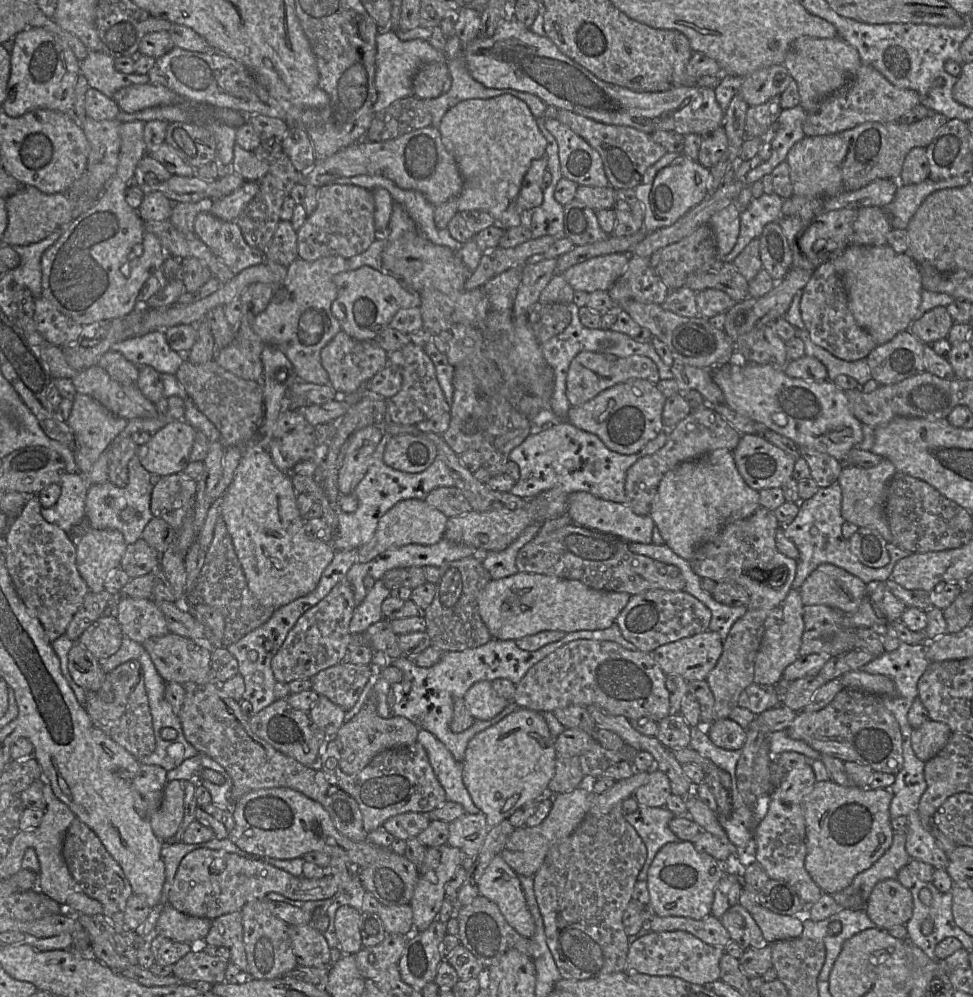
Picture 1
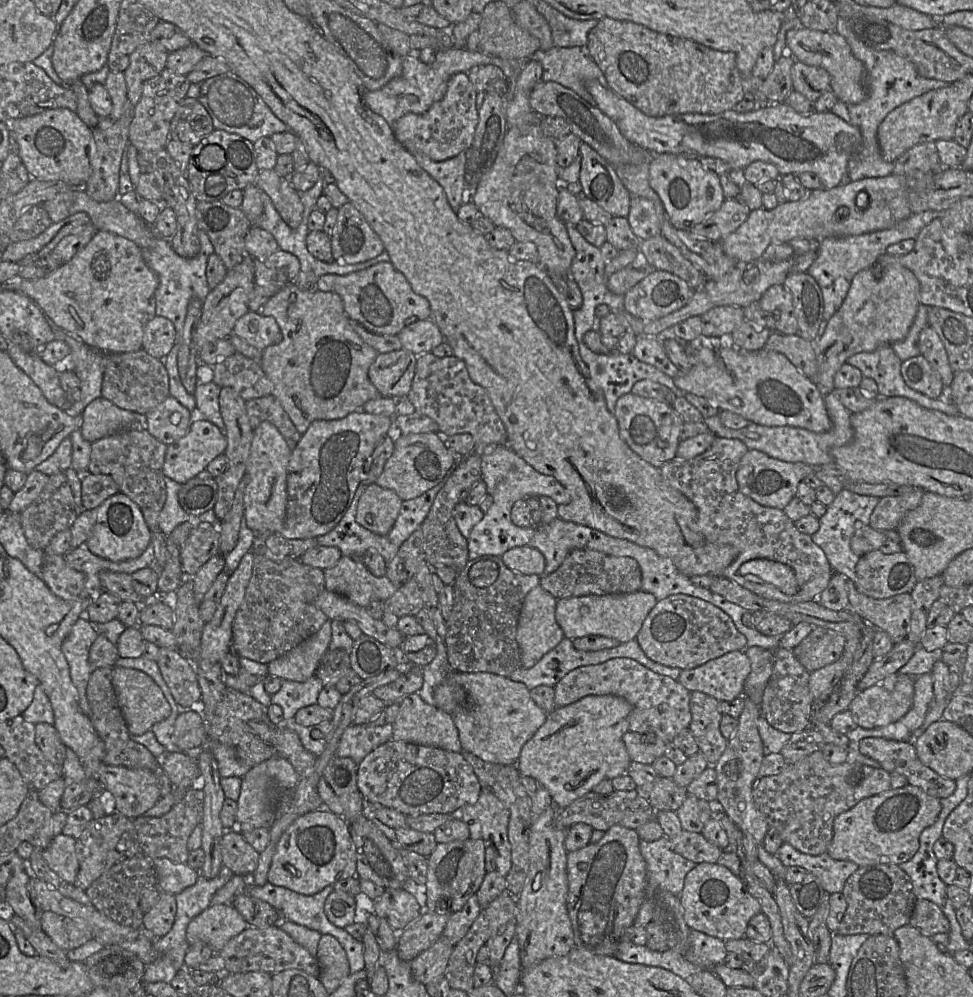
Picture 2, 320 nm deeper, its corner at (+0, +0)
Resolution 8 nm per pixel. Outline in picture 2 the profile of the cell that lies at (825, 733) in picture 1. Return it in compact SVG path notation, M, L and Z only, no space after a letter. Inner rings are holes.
M868 737L858 742L861 754L877 761L889 773L898 773L907 778L908 784L939 799L952 795L955 780L938 775L918 758L914 745L897 740Z

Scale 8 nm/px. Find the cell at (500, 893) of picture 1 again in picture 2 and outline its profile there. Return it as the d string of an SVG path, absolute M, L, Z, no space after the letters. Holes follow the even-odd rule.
M589 695L547 715L544 724L521 749L515 764L520 775L534 778L550 793L552 801L559 808L570 805L574 800L593 791L602 780L628 775L631 759L623 742L623 735L629 731L628 717L631 704L615 695Z

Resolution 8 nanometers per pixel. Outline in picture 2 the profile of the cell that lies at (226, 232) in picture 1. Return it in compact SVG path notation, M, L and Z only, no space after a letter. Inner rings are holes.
M281 249L271 254L264 261L255 258L254 263L255 285L263 288L268 297L292 283L301 270L298 258Z

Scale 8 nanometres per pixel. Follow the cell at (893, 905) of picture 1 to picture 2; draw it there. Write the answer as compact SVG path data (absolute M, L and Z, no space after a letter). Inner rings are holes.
M917 899L909 925L923 935L932 937L938 933L948 933L950 923L937 904L926 899Z

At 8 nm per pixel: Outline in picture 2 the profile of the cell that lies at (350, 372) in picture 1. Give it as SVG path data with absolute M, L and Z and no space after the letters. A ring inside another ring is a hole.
M408 350L378 353L368 377L381 397L403 399L409 393L415 375L417 355Z

